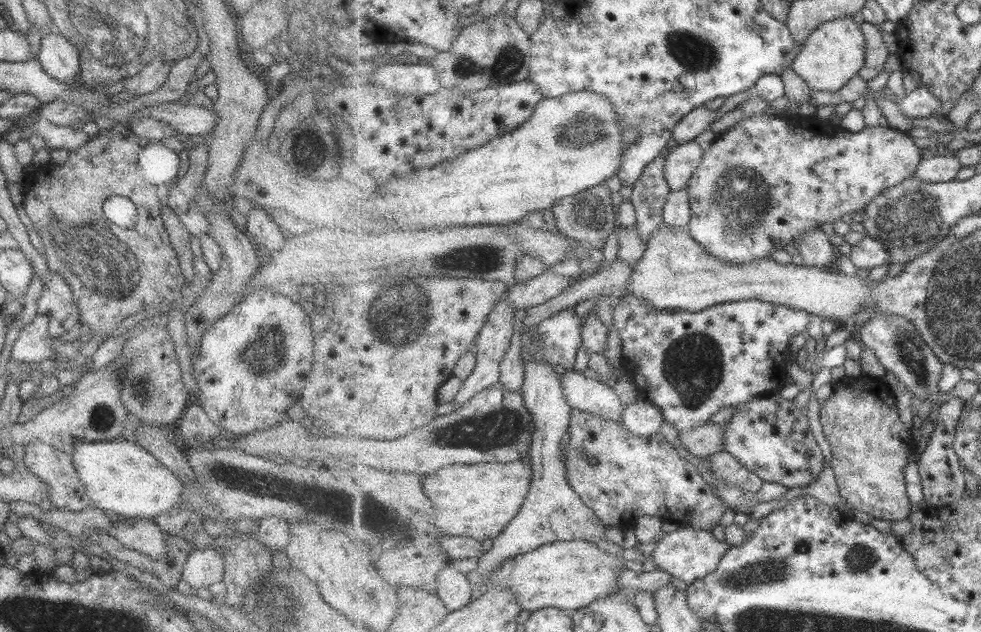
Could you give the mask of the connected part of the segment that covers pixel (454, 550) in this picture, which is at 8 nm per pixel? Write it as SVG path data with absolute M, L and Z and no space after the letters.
M521 460L509 462L509 464L495 463L478 463L475 465L449 465L440 469L436 474L427 476L425 480L425 492L429 494L429 498L433 498L433 506L435 506L435 514L429 518L435 518L438 528L443 528L440 537L440 547L447 553L452 561L465 560L467 554L463 552L463 548L457 548L459 544L467 542L467 536L473 536L472 539L483 541L486 539L497 539L510 522L520 514L521 508L524 506L525 500L530 492L534 471L532 466L523 464Z

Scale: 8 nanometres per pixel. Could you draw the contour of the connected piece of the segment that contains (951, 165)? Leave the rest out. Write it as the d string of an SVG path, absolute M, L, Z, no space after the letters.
M957 151L939 152L934 156L925 155L914 176L923 182L949 182L959 174L962 166Z

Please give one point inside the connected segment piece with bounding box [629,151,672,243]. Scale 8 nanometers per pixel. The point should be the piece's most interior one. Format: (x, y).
(649, 195)

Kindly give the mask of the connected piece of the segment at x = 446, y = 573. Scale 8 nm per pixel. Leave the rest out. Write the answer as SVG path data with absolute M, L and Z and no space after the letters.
M452 562L443 566L443 570L439 570L437 577L439 577L437 594L450 613L462 610L472 604L473 590L471 590L468 575L453 568Z

